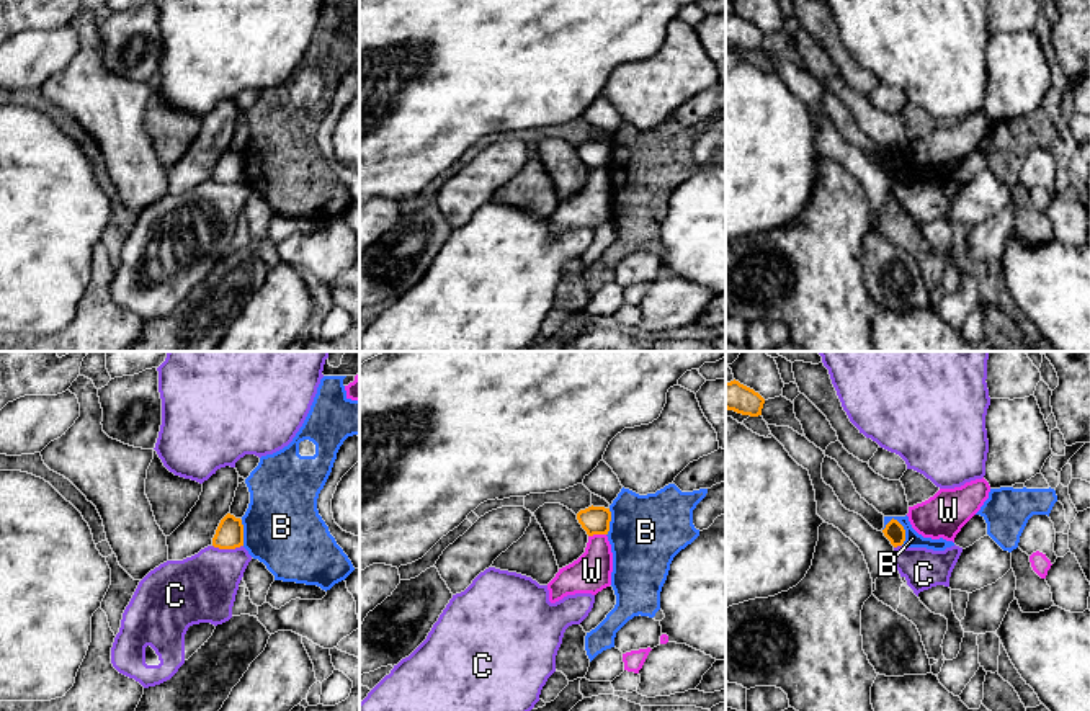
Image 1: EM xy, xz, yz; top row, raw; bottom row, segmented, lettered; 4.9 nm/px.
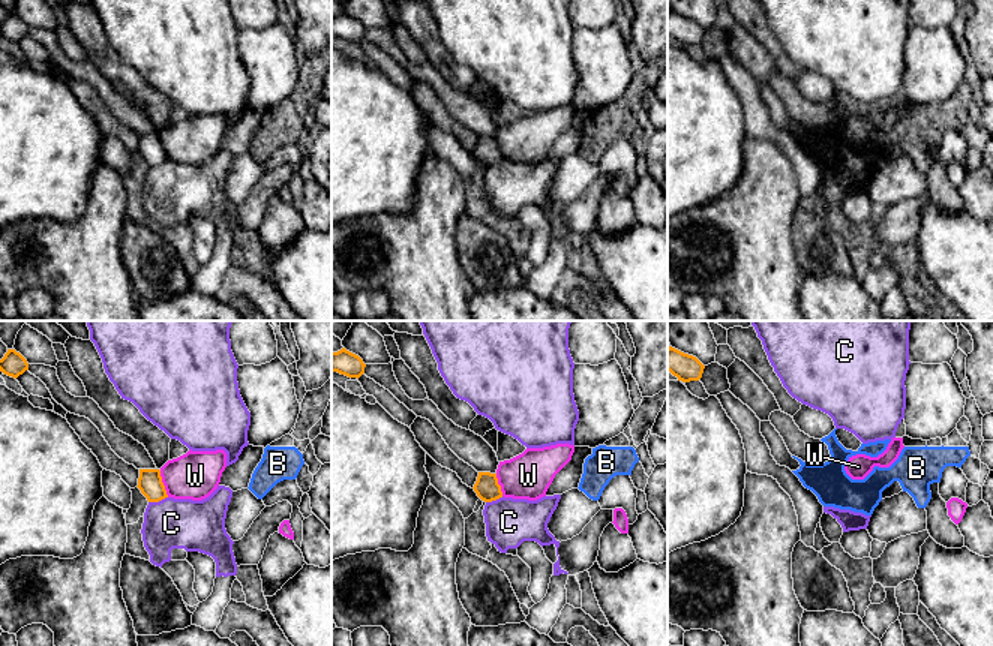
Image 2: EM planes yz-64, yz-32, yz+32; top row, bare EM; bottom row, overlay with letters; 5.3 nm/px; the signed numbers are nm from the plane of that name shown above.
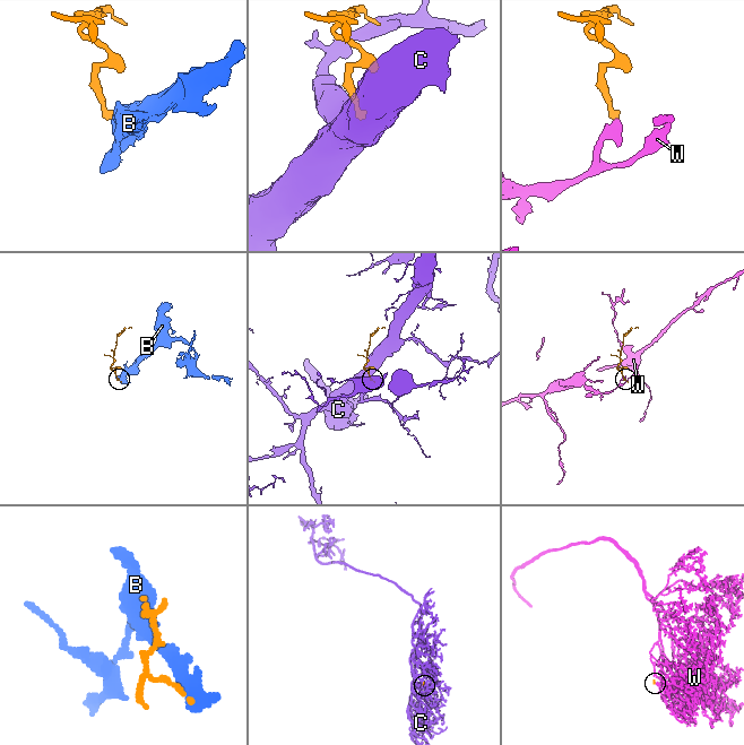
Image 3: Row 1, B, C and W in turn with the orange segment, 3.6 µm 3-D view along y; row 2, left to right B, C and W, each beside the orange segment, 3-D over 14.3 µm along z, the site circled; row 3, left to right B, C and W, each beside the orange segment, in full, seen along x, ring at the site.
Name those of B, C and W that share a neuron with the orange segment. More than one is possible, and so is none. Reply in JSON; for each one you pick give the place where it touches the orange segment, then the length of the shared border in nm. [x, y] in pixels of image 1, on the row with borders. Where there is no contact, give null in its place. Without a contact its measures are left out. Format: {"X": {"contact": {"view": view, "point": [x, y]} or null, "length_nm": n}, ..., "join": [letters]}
{"join": []}

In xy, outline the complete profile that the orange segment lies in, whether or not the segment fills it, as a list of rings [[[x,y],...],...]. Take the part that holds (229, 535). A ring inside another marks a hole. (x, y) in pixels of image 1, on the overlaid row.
[[[227,513],[212,538],[212,546],[219,549],[235,549],[243,546],[243,525],[240,518]]]

